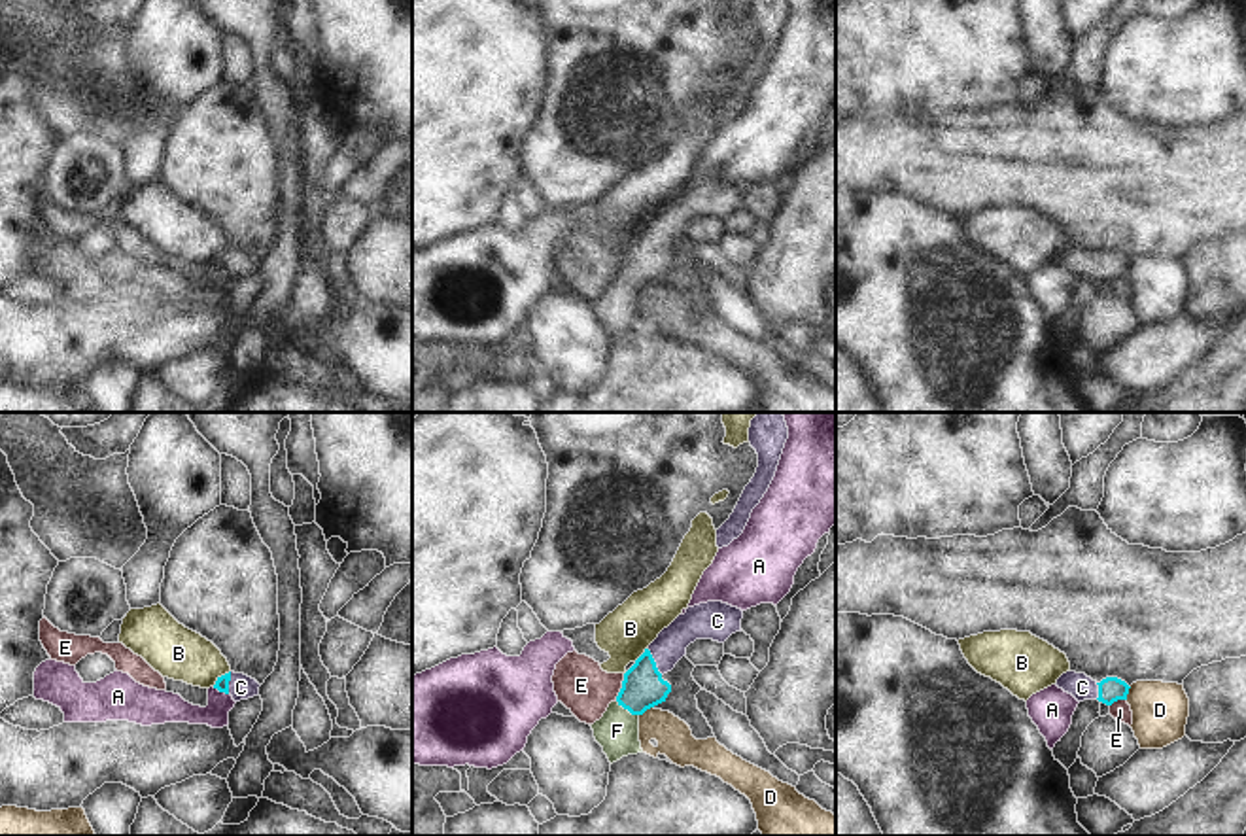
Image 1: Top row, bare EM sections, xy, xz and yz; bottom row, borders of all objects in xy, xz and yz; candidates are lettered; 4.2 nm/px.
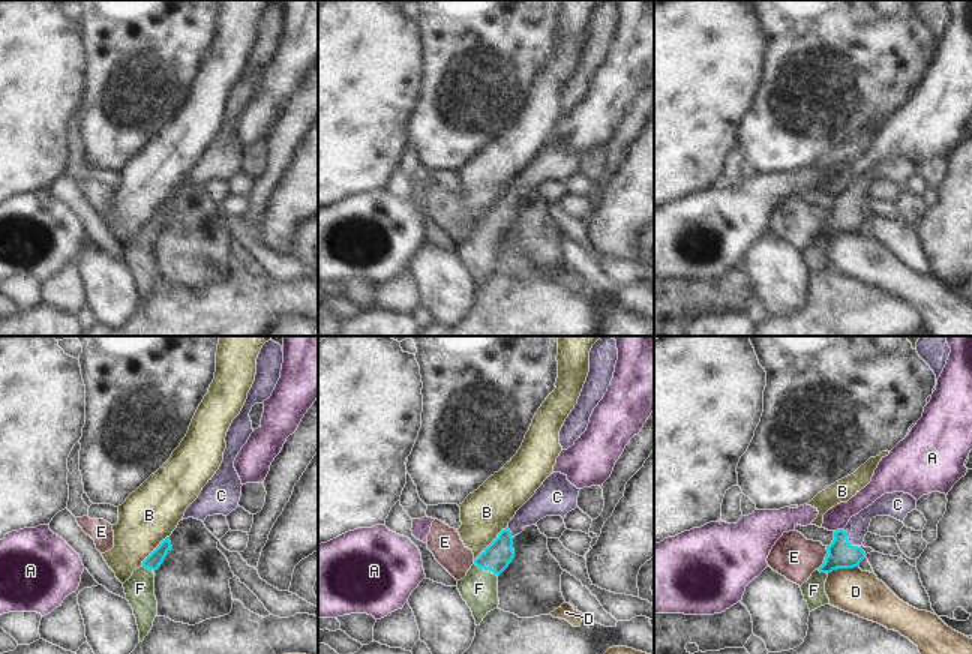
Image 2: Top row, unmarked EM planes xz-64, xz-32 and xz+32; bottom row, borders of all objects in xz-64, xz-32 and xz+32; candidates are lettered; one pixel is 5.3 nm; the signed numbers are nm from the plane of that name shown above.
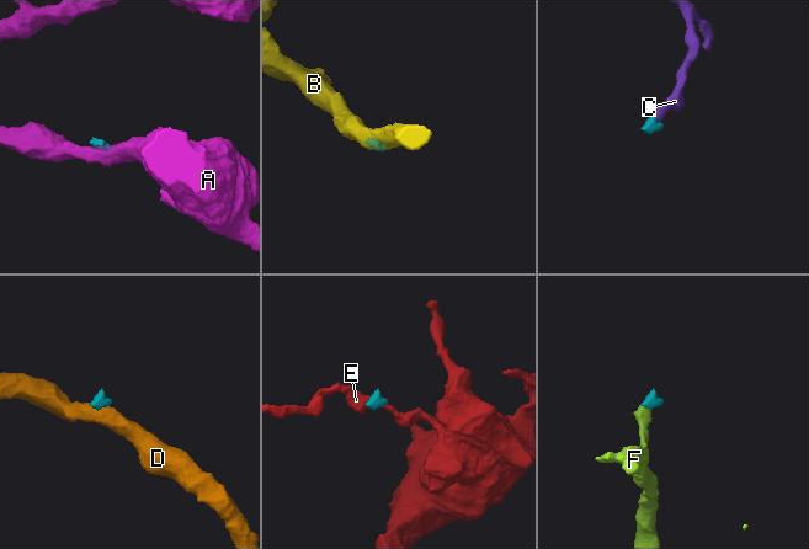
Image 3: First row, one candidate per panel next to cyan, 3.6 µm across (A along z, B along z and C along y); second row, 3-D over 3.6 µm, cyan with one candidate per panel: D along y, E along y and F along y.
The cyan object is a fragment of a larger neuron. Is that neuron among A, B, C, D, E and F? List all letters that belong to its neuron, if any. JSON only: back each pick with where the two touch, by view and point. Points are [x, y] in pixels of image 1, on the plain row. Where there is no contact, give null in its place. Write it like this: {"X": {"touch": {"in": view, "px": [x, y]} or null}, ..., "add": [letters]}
{"C": {"touch": {"in": "xz", "px": [655, 239]}}, "F": {"touch": {"in": "xz", "px": [628, 286]}}, "add": ["C", "F"]}

